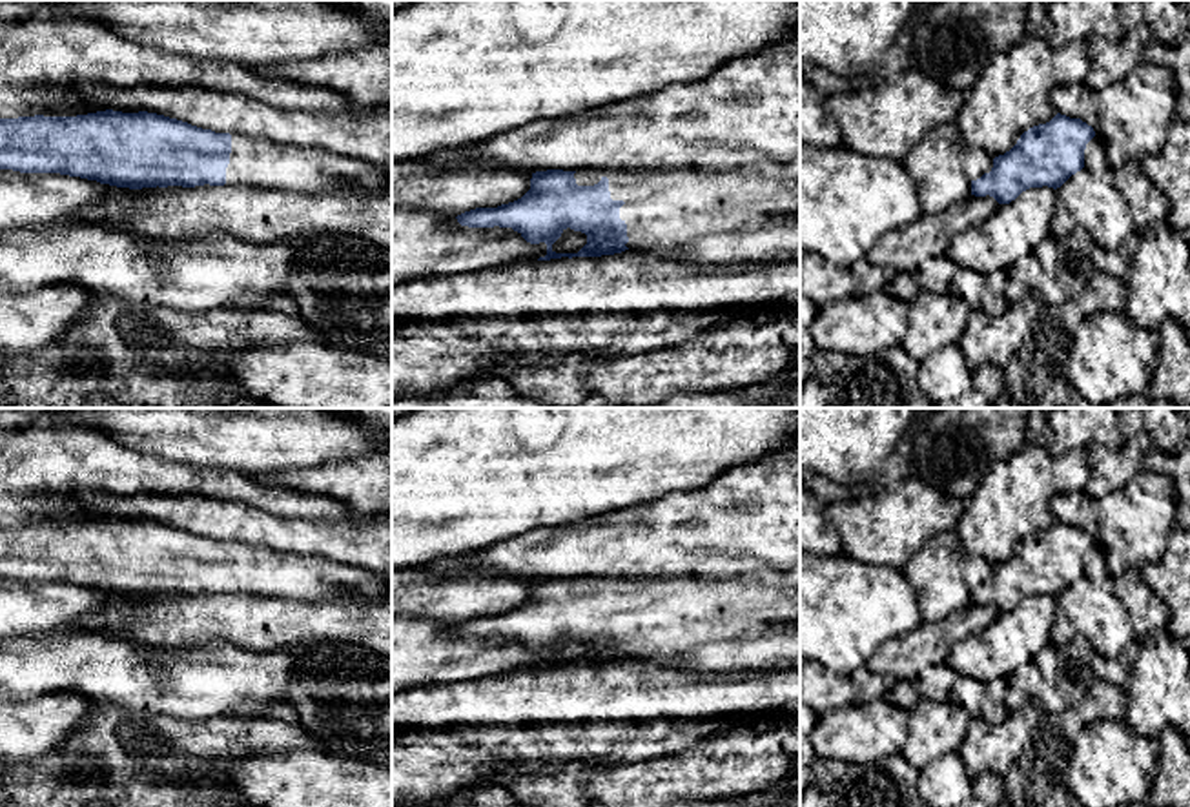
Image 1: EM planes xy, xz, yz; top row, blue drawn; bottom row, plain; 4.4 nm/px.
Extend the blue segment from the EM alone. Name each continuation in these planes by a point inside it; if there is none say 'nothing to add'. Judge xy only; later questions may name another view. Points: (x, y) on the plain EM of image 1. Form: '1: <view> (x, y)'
1: xy (259, 571)

